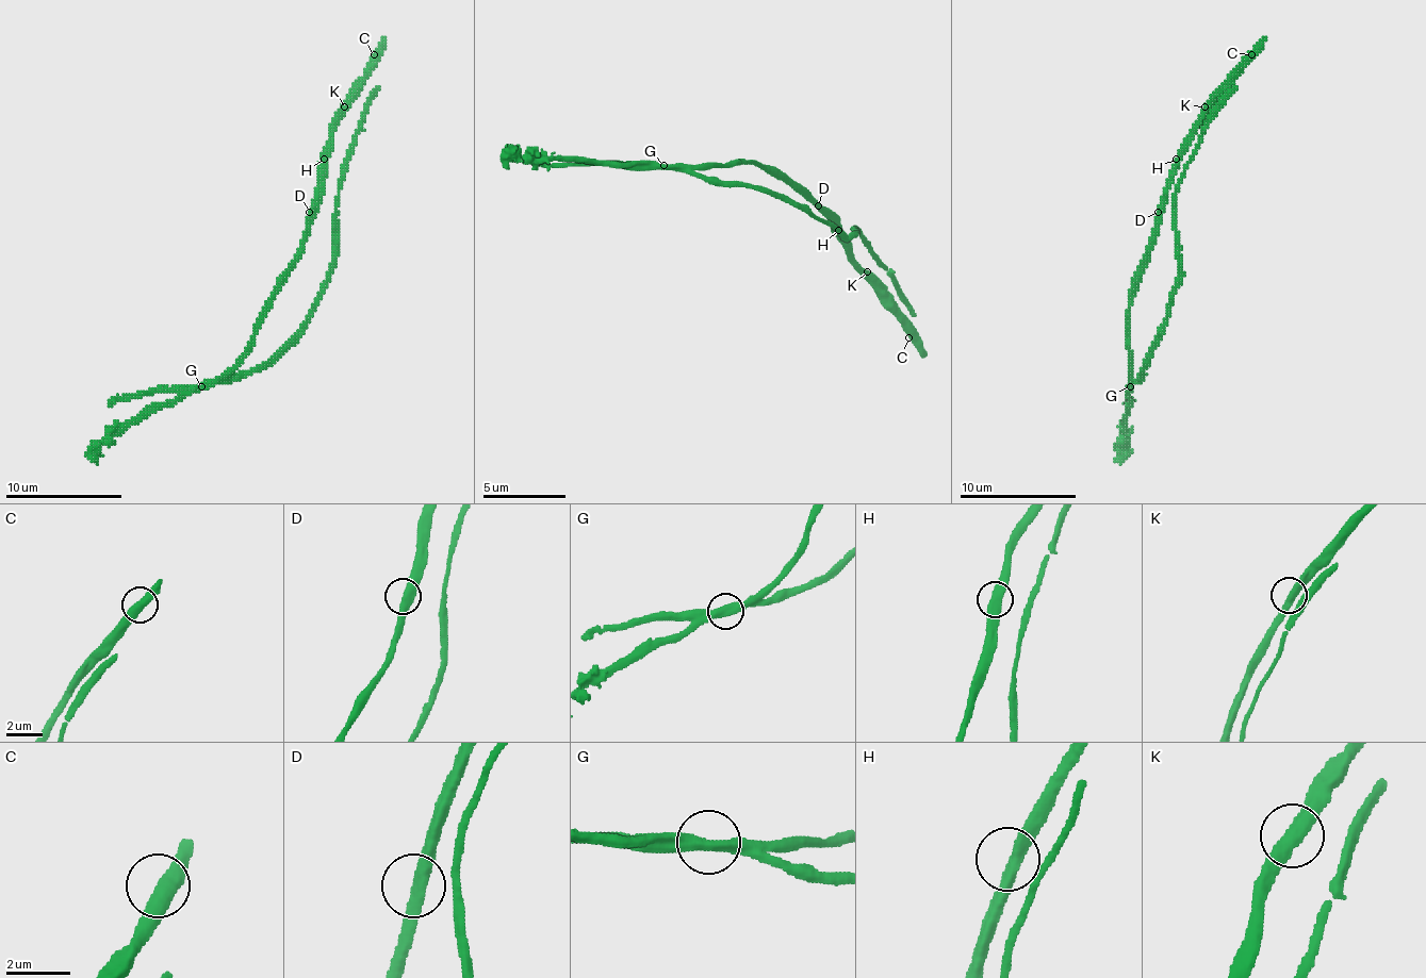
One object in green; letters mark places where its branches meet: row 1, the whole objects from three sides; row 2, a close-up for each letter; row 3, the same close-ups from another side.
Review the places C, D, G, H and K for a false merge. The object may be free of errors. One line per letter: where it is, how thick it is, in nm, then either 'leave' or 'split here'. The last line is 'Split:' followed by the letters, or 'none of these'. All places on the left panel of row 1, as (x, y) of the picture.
C: at (374, 54); 480 nm thick; leave
D: at (309, 212); 440 nm thick; leave
G: at (201, 386); 440 nm thick; split here
H: at (324, 159); 460 nm thick; leave
K: at (344, 106); 440 nm thick; leave
Split: G

